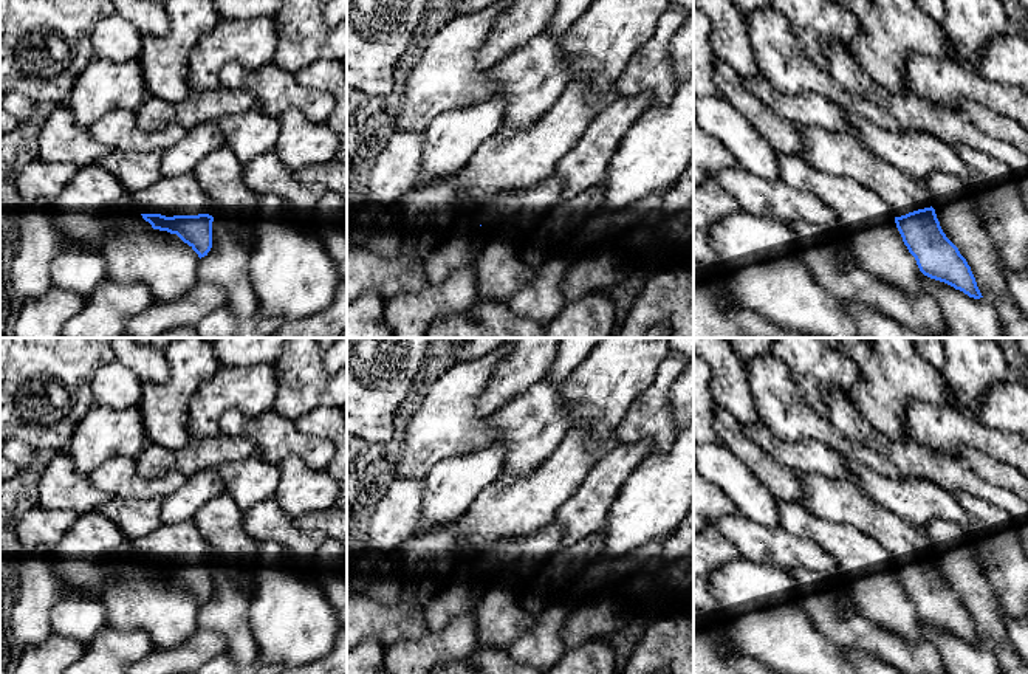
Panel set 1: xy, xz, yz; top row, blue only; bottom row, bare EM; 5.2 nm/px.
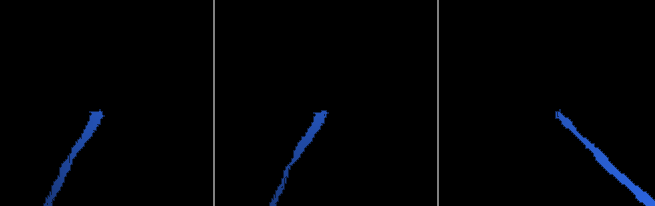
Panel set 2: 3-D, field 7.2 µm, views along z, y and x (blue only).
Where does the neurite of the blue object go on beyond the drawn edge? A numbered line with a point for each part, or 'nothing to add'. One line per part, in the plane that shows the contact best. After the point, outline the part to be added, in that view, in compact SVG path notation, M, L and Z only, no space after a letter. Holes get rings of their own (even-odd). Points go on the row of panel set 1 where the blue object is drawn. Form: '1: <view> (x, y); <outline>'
1: xy (172, 196); M192 172L161 177L147 189L130 194L128 208L135 212L166 217L214 214L211 198L200 187Z

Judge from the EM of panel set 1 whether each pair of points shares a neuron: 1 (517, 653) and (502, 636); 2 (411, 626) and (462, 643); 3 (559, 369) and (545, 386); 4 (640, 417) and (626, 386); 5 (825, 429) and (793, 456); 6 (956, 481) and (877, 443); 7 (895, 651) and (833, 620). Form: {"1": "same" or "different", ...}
{"1": "different", "2": "different", "3": "different", "4": "different", "5": "different", "6": "same", "7": "same"}

